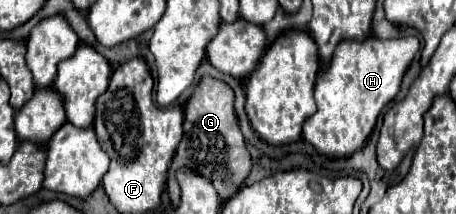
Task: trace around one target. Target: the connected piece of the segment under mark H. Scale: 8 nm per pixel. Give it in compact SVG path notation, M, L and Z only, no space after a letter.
M372 33L364 41L340 41L330 65L318 73L314 99L318 111L304 121L302 137L328 157L350 157L372 133L380 111L394 99L400 81L420 43L416 37L376 39Z

